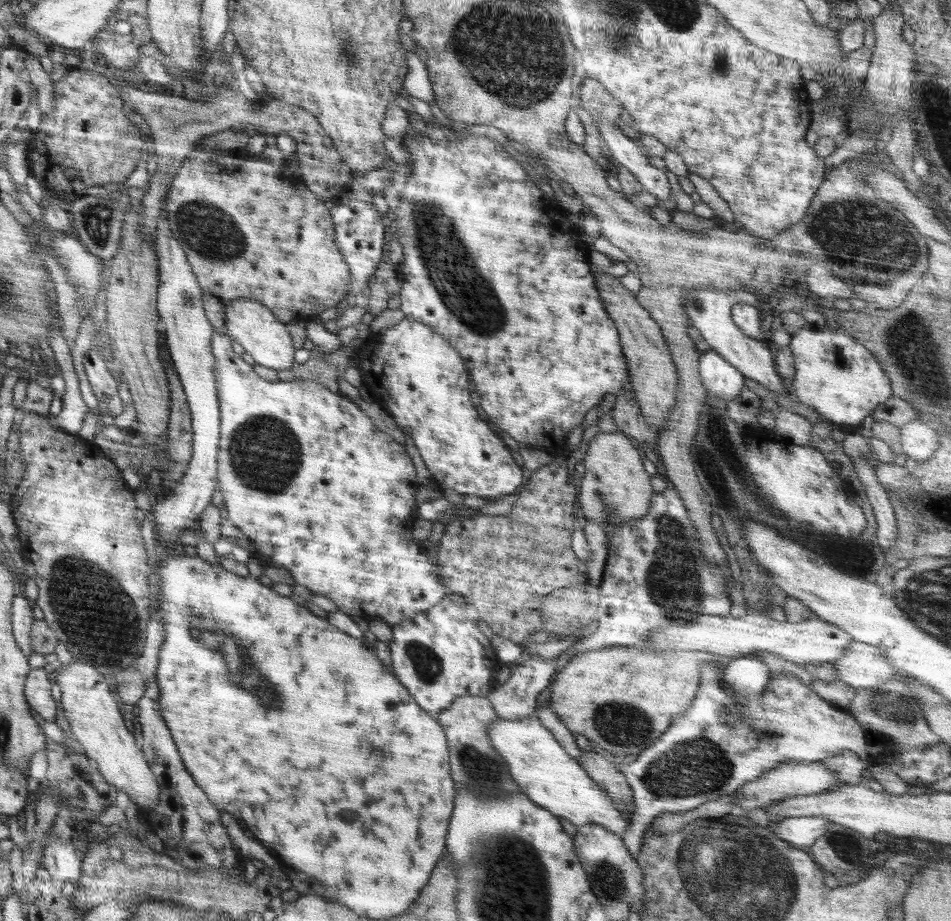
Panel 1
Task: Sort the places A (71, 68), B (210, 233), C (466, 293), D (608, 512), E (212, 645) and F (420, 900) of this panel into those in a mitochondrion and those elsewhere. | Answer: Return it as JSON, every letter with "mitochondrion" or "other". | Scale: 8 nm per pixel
{"A":"other","B":"mitochondrion","C":"mitochondrion","D":"mitochondrion","E":"mitochondrion","F":"other"}

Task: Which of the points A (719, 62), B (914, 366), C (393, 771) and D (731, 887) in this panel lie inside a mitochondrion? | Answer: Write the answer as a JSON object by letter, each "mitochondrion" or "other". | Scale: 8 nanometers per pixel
{"A":"mitochondrion","B":"mitochondrion","C":"other","D":"mitochondrion"}

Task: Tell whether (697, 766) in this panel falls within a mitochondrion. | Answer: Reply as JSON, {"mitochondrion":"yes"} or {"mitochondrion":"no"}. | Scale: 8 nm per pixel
{"mitochondrion":"yes"}

